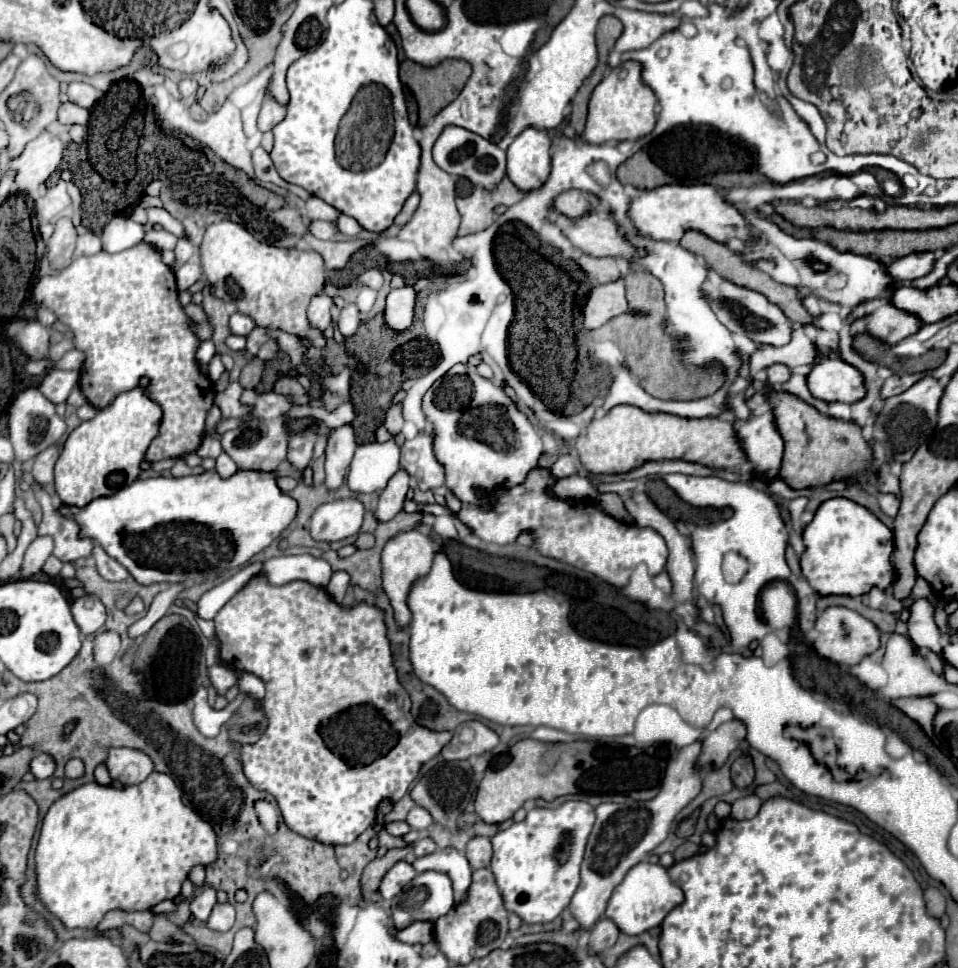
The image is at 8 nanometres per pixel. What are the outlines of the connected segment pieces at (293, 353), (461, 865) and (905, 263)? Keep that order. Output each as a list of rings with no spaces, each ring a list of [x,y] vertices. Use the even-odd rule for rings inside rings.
[[[268,329],[268,335],[278,341],[280,351],[288,353],[294,365],[298,365],[302,361],[302,347],[300,347],[300,341],[298,341],[296,335],[290,335],[290,333],[284,333],[284,331],[270,331],[270,329]]]
[[[448,847],[448,849],[440,849],[436,853],[418,857],[412,867],[418,873],[424,871],[442,871],[448,873],[452,877],[452,885],[454,885],[454,893],[456,893],[456,901],[460,901],[466,895],[466,889],[470,885],[470,875],[472,875],[472,867],[468,865],[468,859],[464,857],[464,853]]]
[[[930,251],[924,253],[910,253],[894,263],[888,265],[888,273],[900,283],[900,281],[914,281],[918,277],[928,275],[934,269],[936,257]]]

